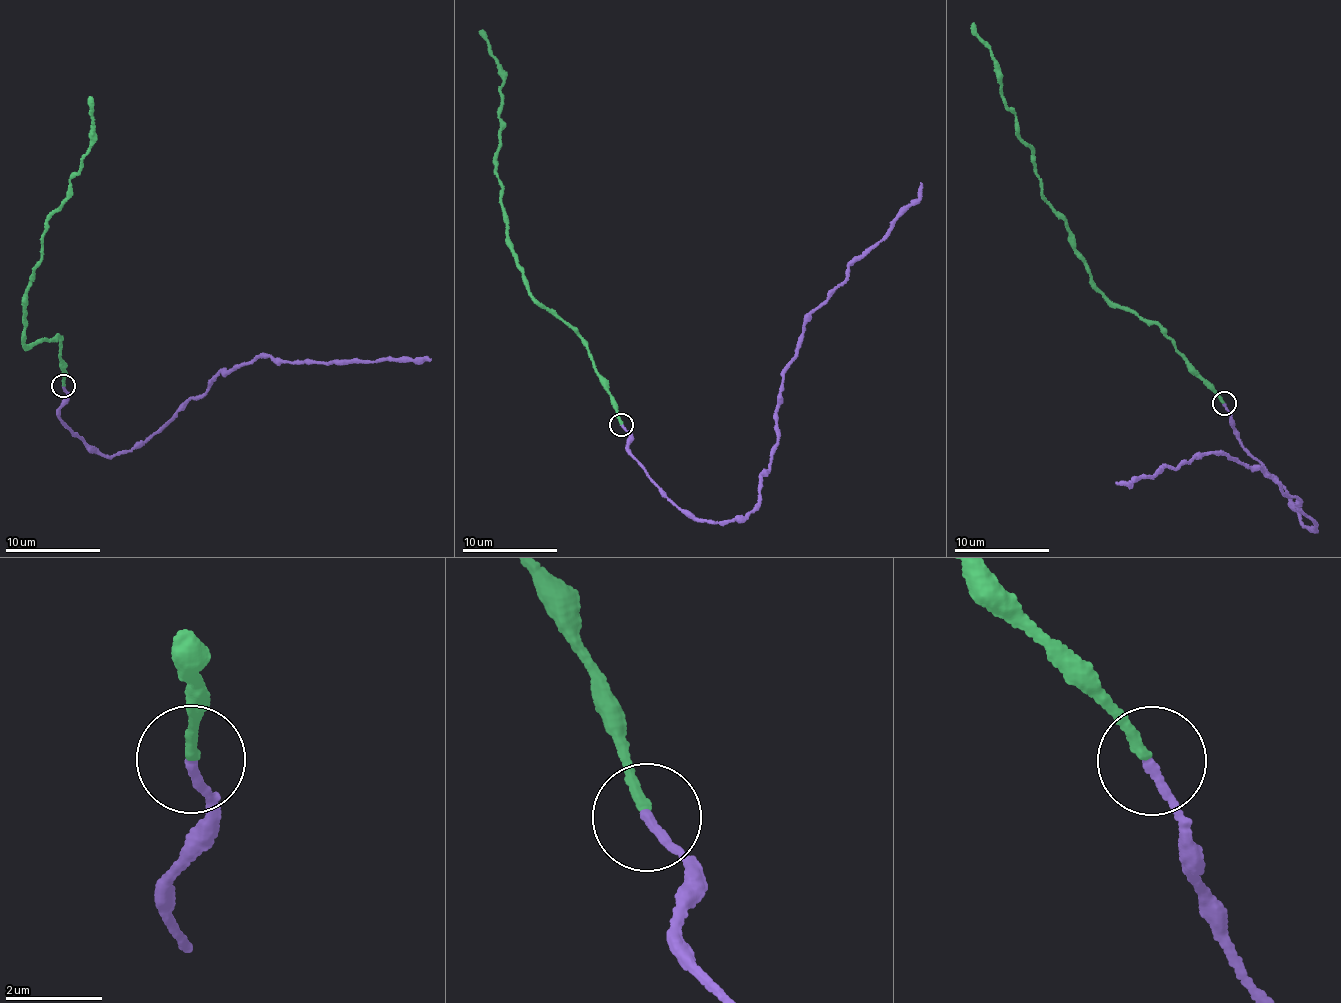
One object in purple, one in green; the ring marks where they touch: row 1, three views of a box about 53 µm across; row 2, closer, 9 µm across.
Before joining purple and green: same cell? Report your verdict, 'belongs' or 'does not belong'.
belongs

